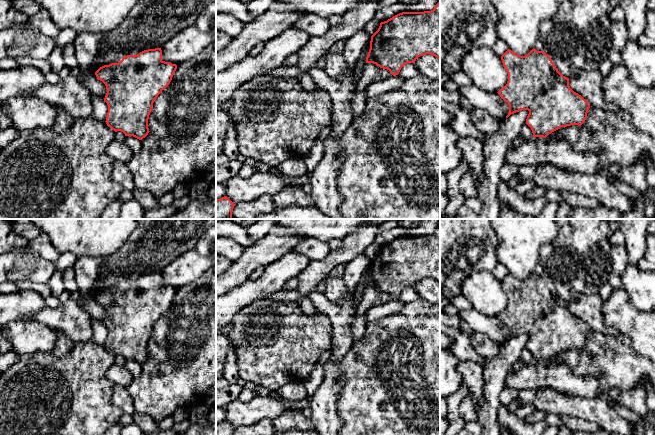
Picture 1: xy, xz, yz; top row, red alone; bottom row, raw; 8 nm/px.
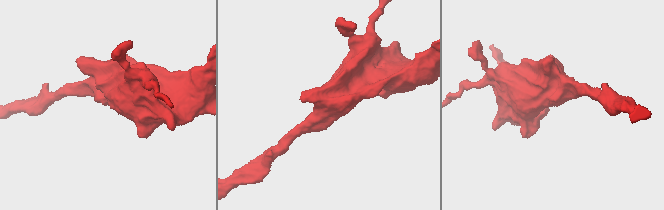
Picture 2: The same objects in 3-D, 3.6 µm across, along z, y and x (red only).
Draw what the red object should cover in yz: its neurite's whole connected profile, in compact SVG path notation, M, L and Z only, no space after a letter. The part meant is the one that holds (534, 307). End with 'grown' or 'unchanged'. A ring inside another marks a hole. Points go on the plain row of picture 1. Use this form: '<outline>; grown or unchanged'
M533 272L527 279L520 280L508 273L501 284L508 297L508 305L497 317L509 329L506 342L528 334L526 348L531 352L533 361L543 362L561 351L581 350L585 346L590 328L570 312L569 302L558 295L548 278Z; unchanged

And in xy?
M161 272L148 273L137 279L127 279L118 287L111 287L100 291L95 299L102 305L107 313L104 325L108 329L106 348L115 356L121 355L125 360L133 360L139 364L145 362L149 357L148 343L153 332L153 327L158 319L170 308L177 293L176 288L162 284Z; unchanged

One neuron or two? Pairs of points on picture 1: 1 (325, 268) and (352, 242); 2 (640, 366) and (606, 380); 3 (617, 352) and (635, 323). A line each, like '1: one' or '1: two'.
1: one
2: one
3: two

